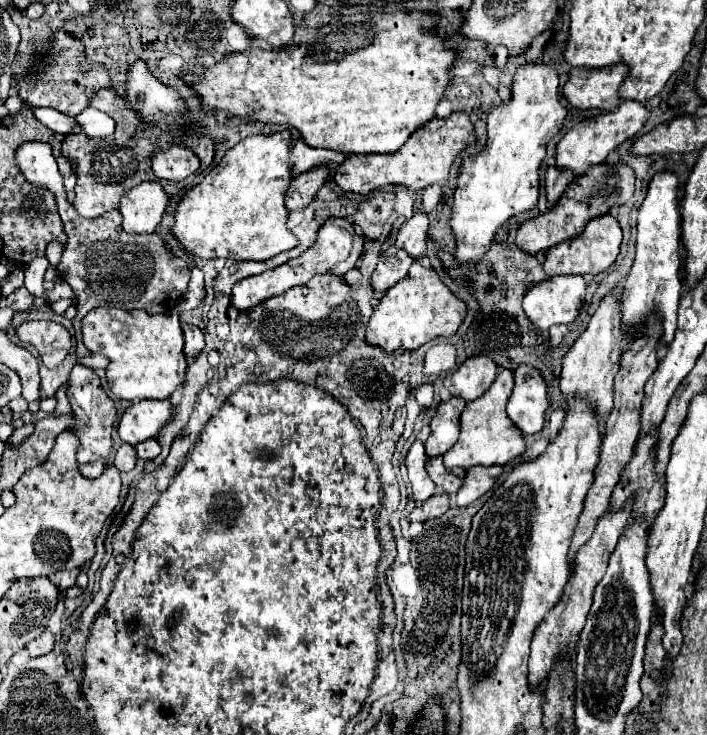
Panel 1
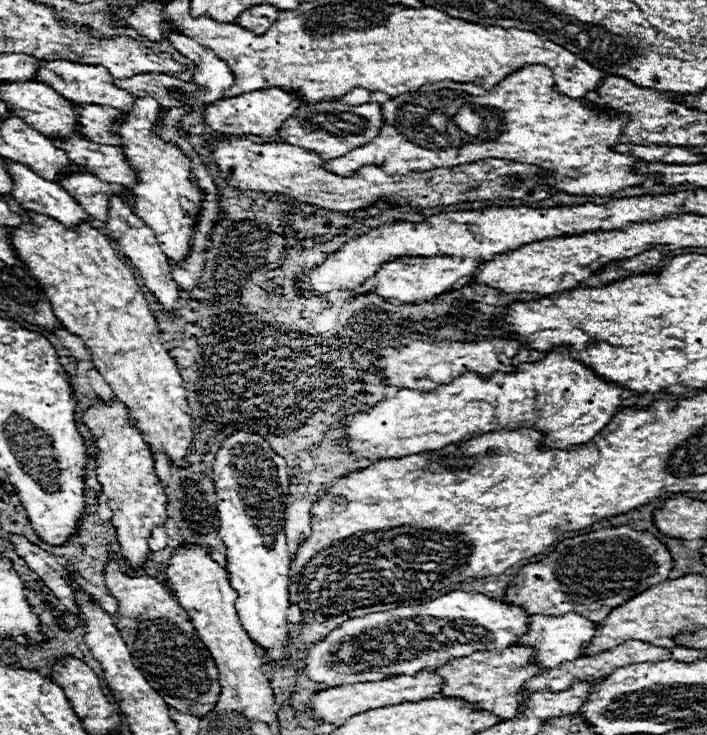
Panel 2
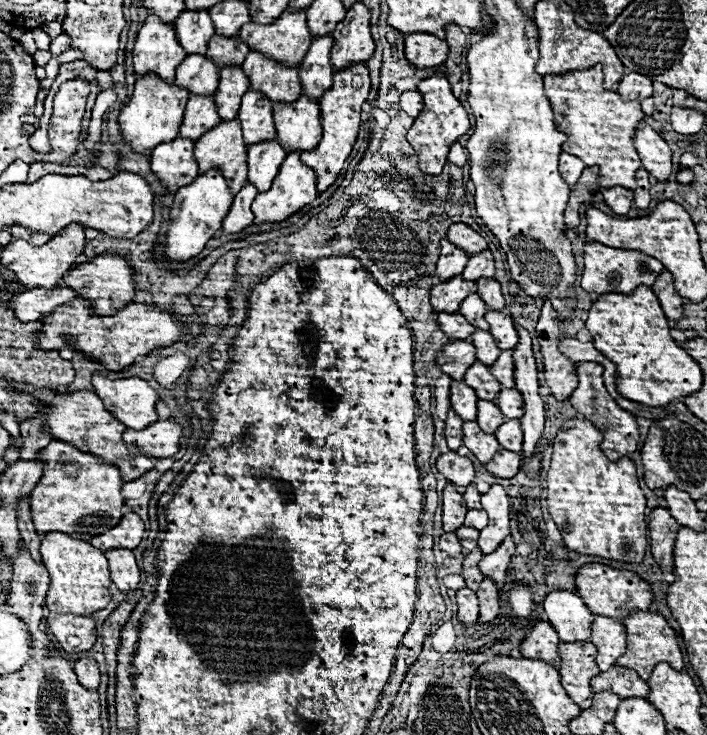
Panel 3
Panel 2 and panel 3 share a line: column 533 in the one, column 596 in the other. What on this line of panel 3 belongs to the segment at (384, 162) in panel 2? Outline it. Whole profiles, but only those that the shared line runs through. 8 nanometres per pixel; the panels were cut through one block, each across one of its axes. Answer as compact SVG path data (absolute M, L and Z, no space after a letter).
M596 64L594 68L590 68L586 72L568 72L564 76L544 76L544 92L550 100L552 110L554 110L552 114L554 114L554 124L558 128L558 132L568 136L568 140L562 144L562 150L578 156L586 166L598 164L598 168L600 168L598 182L602 188L622 186L628 190L636 190L634 172L640 168L640 158L634 148L634 132L636 132L638 124L644 120L644 112L640 110L640 102L628 102L628 100L622 100L618 92L604 90L600 64Z

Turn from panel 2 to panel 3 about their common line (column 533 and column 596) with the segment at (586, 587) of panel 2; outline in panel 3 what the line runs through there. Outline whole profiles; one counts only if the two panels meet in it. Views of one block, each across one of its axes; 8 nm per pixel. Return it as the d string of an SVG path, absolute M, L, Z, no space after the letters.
M584 564L576 574L576 588L578 594L584 598L586 606L600 616L624 620L634 610L650 610L654 602L654 594L648 582L628 570L616 570L604 564Z

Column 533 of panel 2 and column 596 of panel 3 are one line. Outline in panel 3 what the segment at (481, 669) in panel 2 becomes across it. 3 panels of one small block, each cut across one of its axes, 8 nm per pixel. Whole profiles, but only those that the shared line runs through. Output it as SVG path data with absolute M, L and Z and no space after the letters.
M558 644L558 652L562 658L560 664L560 676L562 684L568 692L568 696L580 706L590 708L592 706L592 686L590 680L600 674L600 668L596 668L596 646L588 644Z

